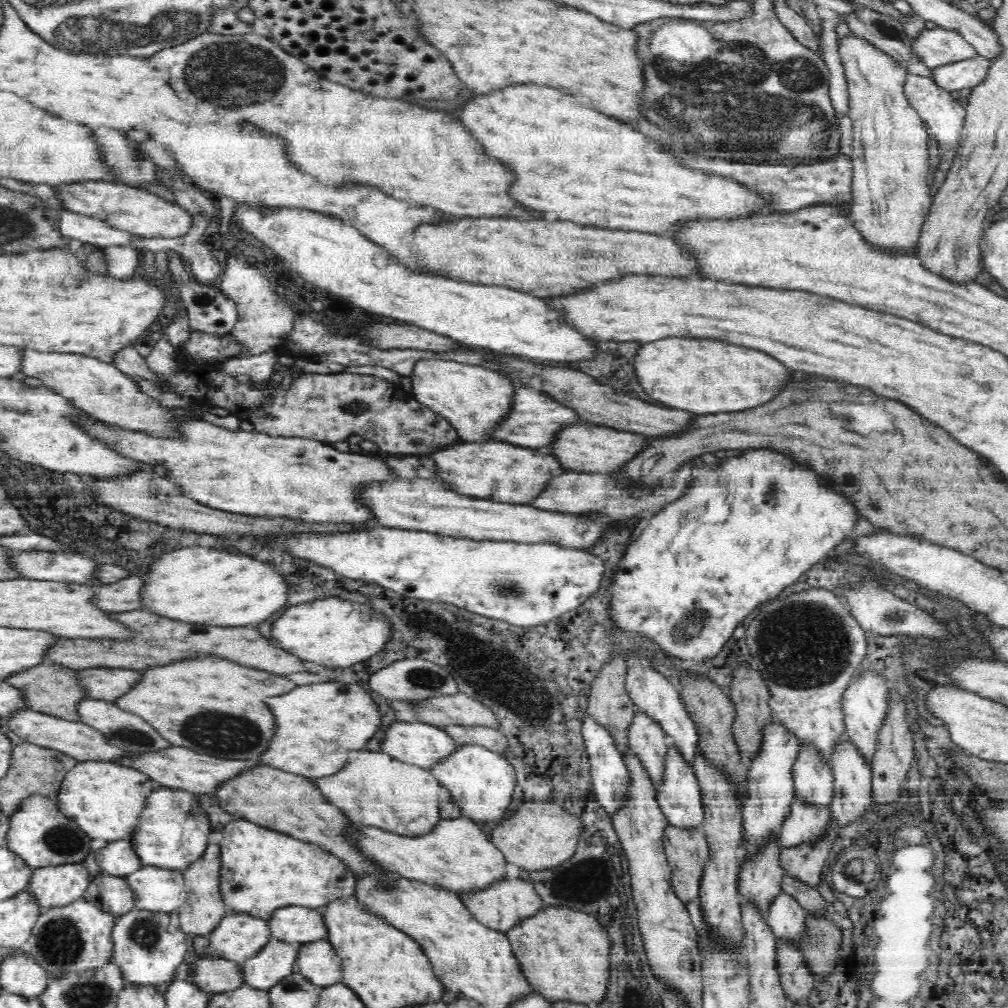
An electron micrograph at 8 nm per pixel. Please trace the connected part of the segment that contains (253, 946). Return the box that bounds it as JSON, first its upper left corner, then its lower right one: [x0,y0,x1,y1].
[209,908,272,963]

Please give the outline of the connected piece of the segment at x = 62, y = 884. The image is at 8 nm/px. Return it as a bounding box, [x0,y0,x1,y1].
[26,861,91,911]

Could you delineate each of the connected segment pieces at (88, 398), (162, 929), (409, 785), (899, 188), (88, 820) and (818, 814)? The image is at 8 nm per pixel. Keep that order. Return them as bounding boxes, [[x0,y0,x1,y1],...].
[[18,349,175,434],[111,909,186,984],[314,751,443,838],[838,34,931,247],[56,761,162,845],[778,794,830,847]]

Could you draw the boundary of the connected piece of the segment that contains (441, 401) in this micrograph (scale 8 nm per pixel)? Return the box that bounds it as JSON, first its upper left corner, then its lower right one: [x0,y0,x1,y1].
[411,358,514,442]

